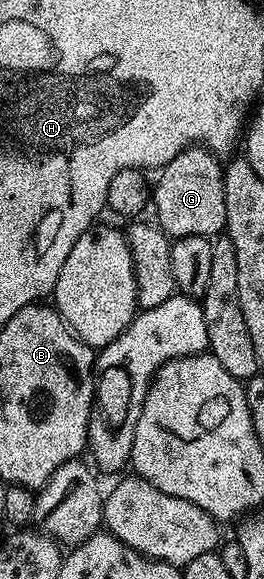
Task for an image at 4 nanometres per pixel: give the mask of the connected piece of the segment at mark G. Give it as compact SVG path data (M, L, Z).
M201 145L185 147L179 155L172 157L165 167L157 172L158 180L152 183L152 212L157 226L161 227L167 235L174 239L186 237L218 237L226 229L226 198L224 197L224 174L223 164L219 156L212 151L207 151Z

